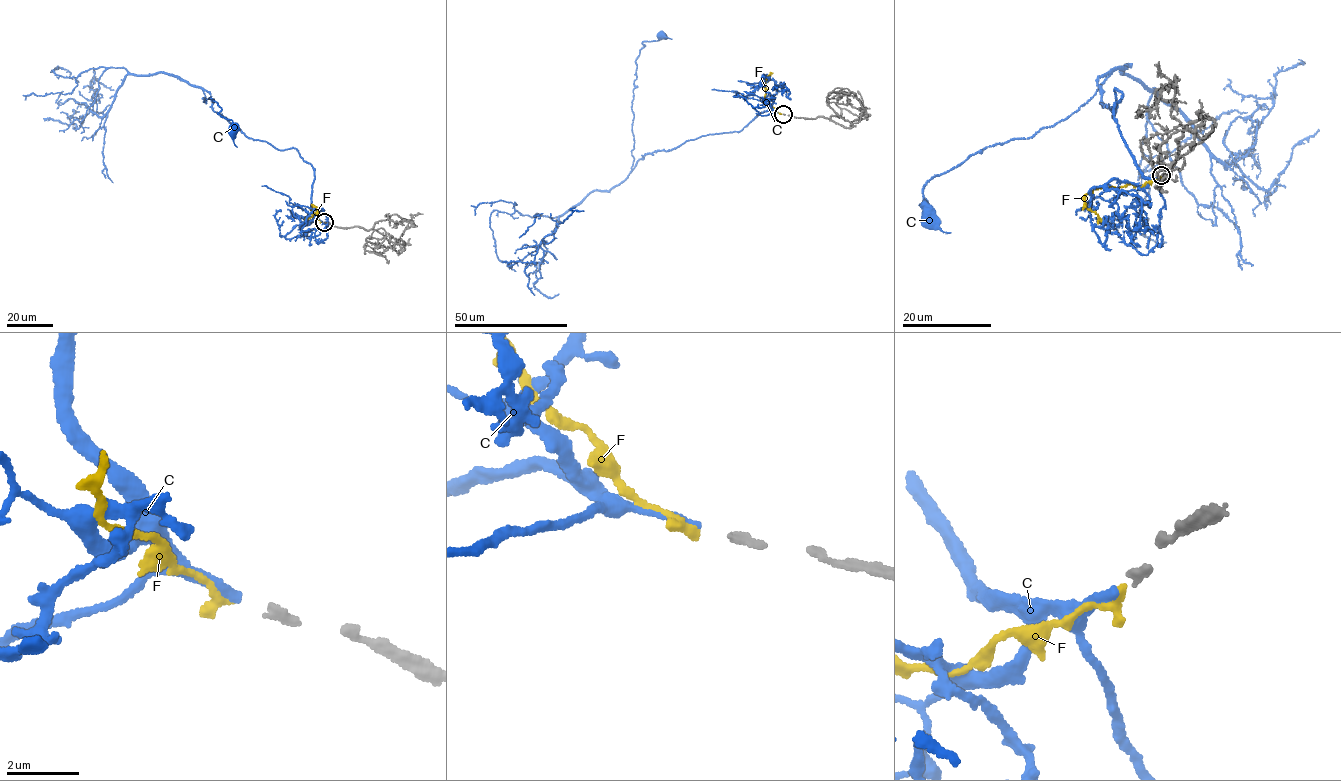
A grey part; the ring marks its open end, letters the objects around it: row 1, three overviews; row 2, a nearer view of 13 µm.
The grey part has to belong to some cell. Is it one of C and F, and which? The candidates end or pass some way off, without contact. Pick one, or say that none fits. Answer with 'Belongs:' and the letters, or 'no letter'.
Belongs: C

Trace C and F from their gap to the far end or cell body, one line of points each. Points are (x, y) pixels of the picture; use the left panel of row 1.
C: (322, 221), (311, 208), (311, 164), (295, 148), (246, 136), (204, 90), (203, 101), (216, 102), (232, 129)
F: (322, 221), (313, 216), (310, 209), (313, 204), (317, 211), (305, 219)

